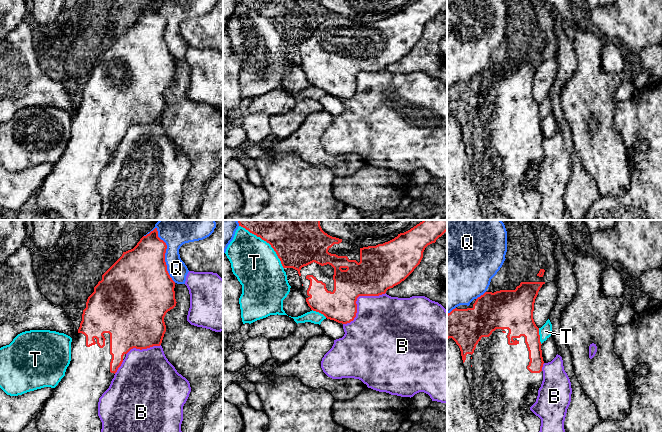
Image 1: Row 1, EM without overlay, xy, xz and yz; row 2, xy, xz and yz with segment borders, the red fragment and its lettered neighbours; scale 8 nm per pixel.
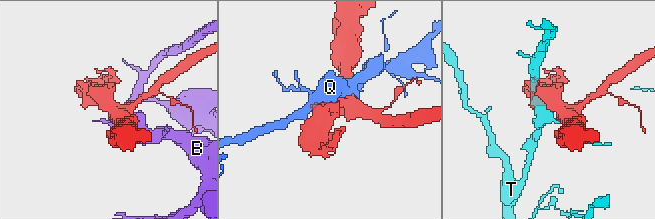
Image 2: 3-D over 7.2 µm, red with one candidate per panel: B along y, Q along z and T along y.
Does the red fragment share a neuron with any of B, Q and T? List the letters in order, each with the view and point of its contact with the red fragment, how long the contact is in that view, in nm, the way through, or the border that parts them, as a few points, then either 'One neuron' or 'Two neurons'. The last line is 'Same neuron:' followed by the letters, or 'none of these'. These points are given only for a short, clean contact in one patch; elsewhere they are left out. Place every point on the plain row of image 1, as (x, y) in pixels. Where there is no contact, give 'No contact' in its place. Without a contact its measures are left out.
B: Touches red at xz (356, 76). Shared border 440 nm. Two neurons
Q: Touches red at xy (164, 31). Shared border 480 nm. Two neurons
T: Touches red at xz (266, 17). Shared border 500 nm. Two neurons
Same neuron: none of these

